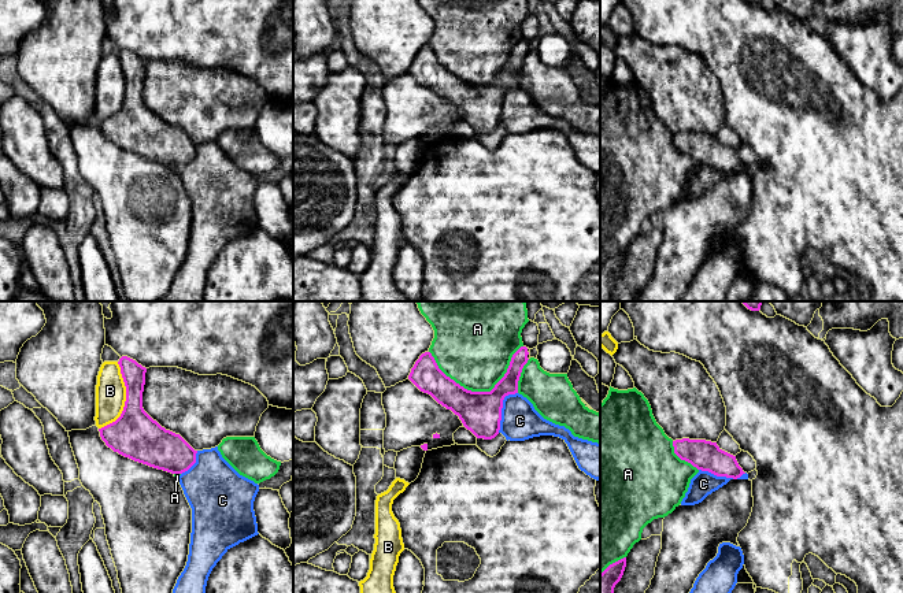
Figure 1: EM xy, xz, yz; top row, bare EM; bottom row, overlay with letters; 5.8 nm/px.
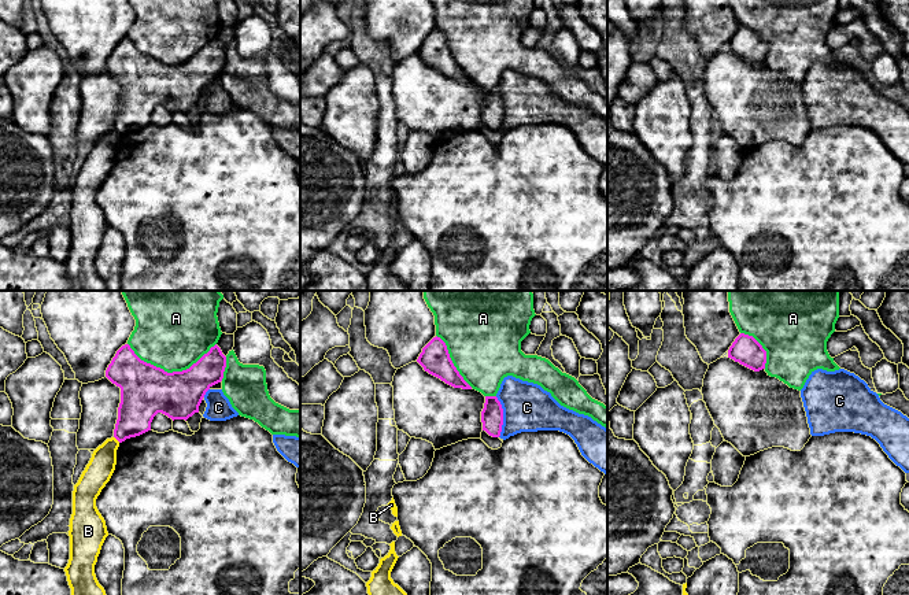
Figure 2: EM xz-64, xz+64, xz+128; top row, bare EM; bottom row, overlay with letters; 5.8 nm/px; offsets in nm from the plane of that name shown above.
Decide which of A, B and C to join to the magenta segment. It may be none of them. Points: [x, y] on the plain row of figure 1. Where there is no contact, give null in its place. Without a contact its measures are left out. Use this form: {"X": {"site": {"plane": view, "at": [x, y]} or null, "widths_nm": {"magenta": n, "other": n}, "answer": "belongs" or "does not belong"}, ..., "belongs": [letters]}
{"A": {"site": {"plane": "xz", "at": [478, 85]}, "widths_nm": {"magenta": 240, "other": 440}, "answer": "does not belong"}, "B": {"site": {"plane": "xy", "at": [126, 92]}, "widths_nm": {"magenta": 280, "other": 180}, "answer": "does not belong"}, "C": {"site": {"plane": "xz", "at": [502, 100]}, "widths_nm": {"magenta": 240, "other": 220}, "answer": "does not belong"}, "belongs": []}

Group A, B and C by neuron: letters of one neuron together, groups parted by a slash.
A / B / C

